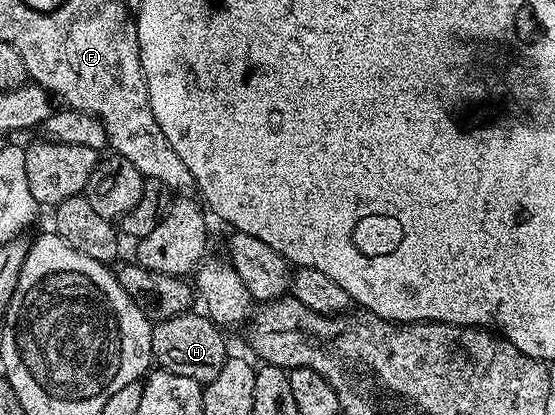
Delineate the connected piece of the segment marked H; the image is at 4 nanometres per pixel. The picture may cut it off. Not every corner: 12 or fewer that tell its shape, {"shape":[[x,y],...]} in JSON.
{"shape":[[184,311],[153,329],[162,371],[215,381],[227,352],[208,314]]}

